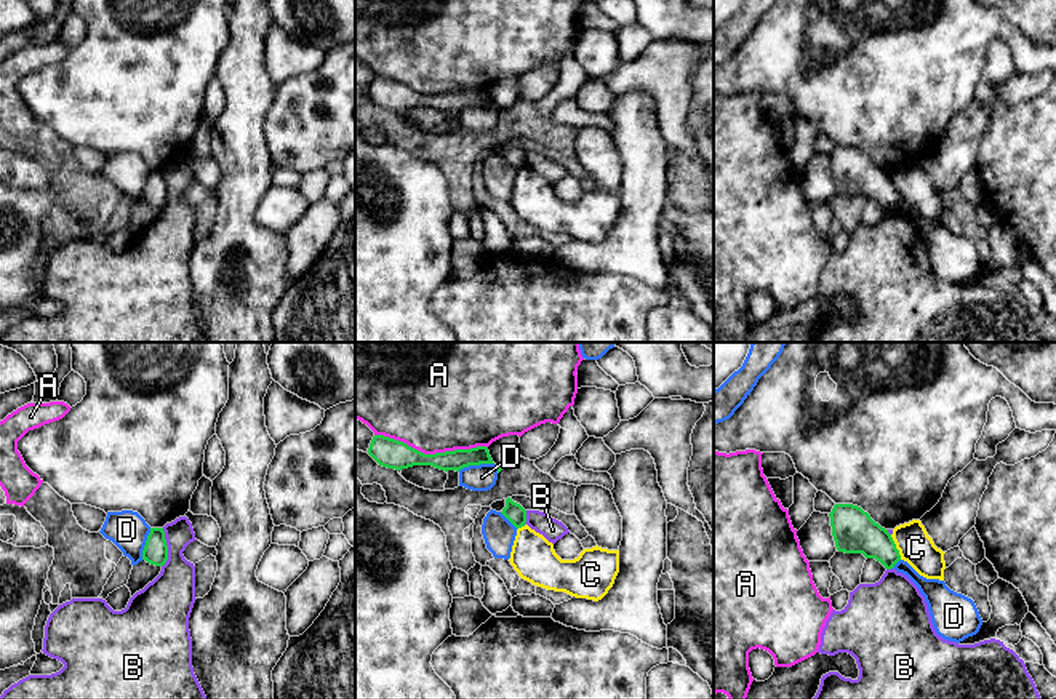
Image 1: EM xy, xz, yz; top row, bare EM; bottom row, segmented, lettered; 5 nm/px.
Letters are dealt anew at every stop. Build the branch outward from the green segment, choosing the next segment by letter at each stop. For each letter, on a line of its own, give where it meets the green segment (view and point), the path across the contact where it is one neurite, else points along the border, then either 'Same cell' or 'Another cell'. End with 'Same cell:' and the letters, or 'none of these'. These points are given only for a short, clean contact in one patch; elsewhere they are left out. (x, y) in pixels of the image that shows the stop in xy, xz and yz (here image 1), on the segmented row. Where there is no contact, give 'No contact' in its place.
A: Touches green at xz (431, 455). Another cell
B: Touches green at xy (167, 547). Another cell
C: Touches green at yz (895, 547). Boundary: yz (890, 535), (901, 559). Another cell
D: Touches green at xz (476, 464). Another cell
Same cell: none of these

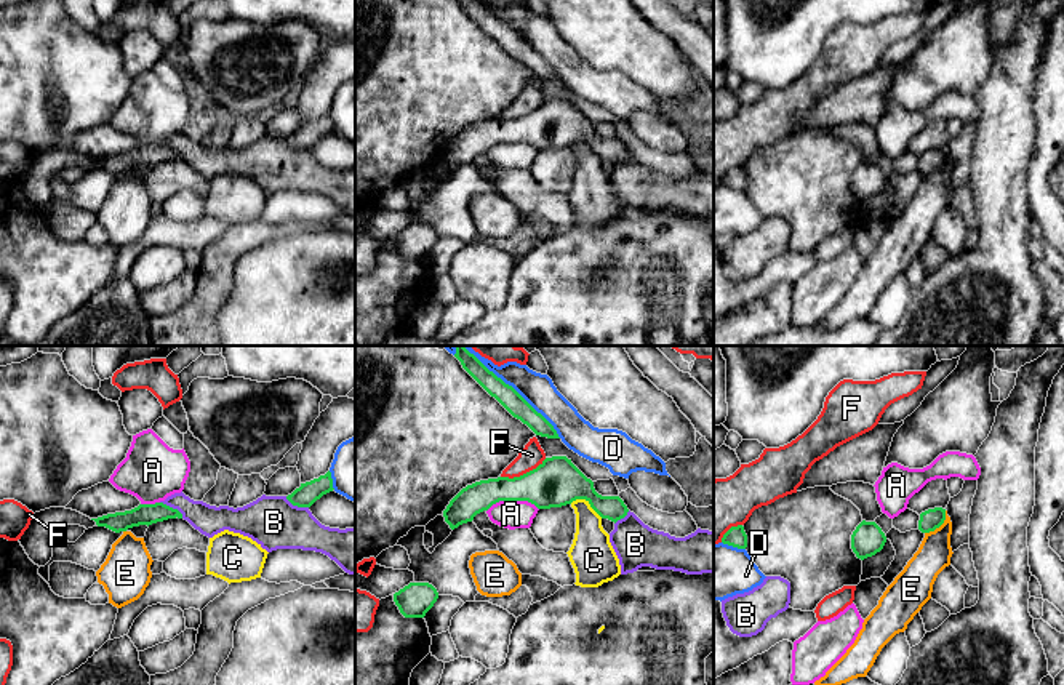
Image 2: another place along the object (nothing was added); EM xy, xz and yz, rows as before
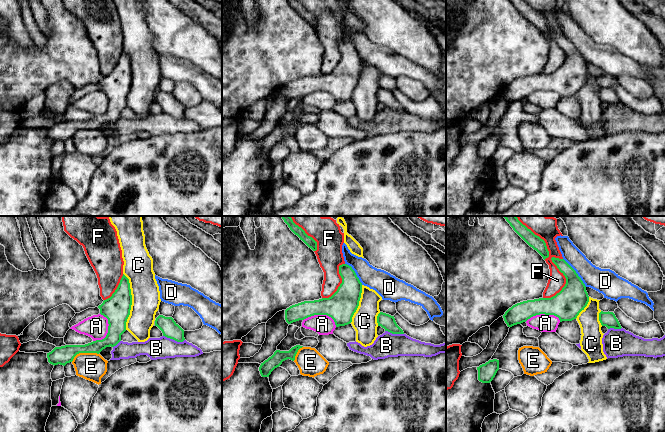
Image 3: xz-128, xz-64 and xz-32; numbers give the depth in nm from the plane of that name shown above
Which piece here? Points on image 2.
A: Touches green at xz (512, 500). Another cell
B: Touches green at xy (172, 508). Another cell
C: Touches green at xz (586, 500). Another cell
D: Touches green at xz (512, 388). Another cell
E: Touches green at yz (940, 525). Boundary: yz (946, 511), (946, 519), (925, 533). Another cell
F: Touches green at xz (524, 474). Another cell
Same cell: none of these

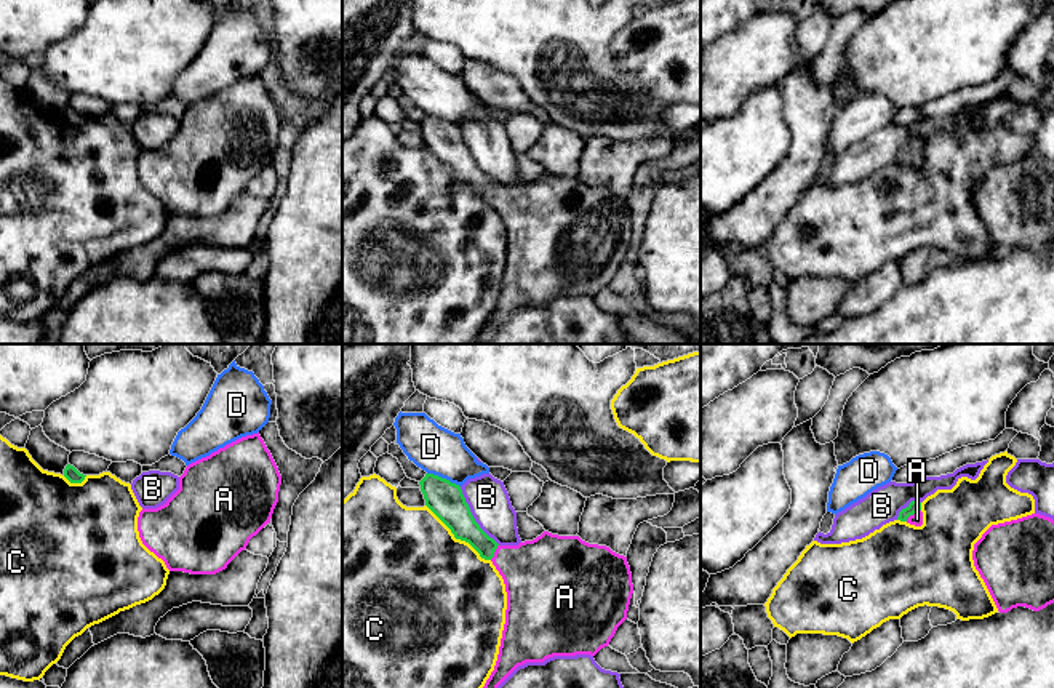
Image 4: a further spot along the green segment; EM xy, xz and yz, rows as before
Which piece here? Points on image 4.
A: Touches green at yz (912, 514). Path across: yz (915, 506), (912, 514), (917, 519). Same cell
B: Touches green at xz (472, 517). Another cell
C: Touches green at xz (456, 538). Another cell
D: Touches green at xz (443, 479). Another cell
Same cell: A

